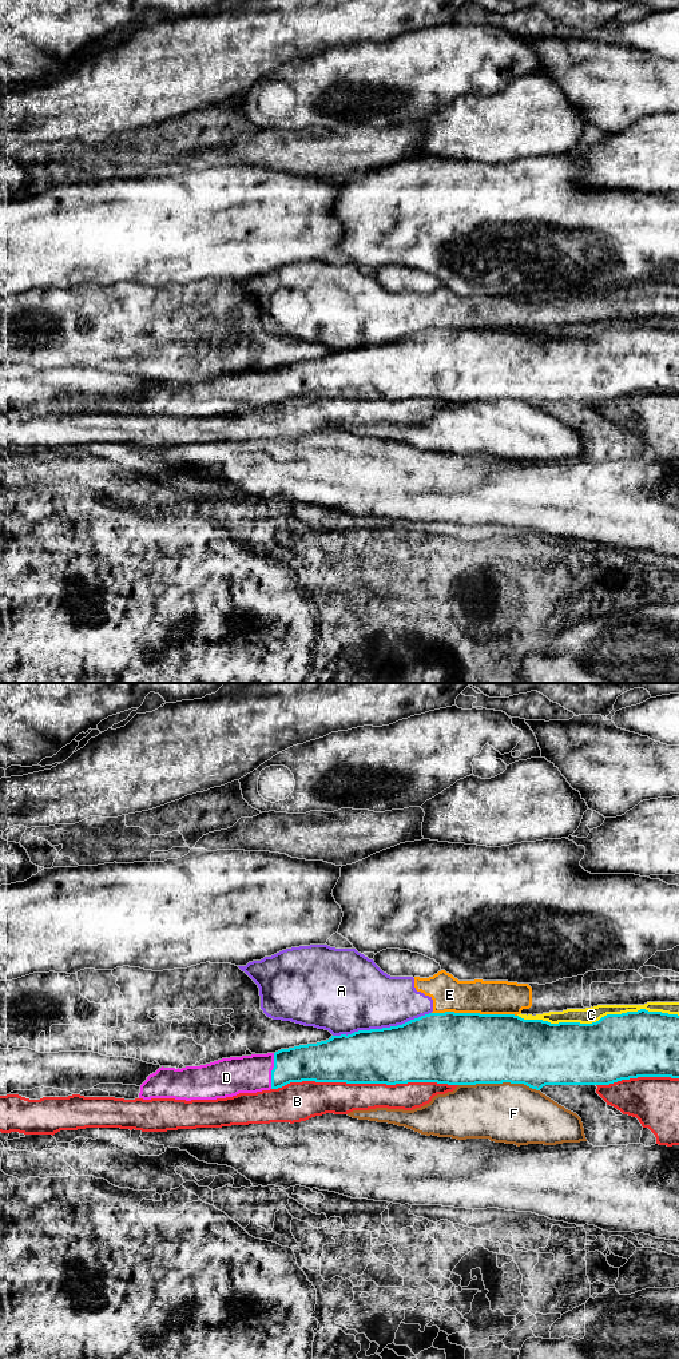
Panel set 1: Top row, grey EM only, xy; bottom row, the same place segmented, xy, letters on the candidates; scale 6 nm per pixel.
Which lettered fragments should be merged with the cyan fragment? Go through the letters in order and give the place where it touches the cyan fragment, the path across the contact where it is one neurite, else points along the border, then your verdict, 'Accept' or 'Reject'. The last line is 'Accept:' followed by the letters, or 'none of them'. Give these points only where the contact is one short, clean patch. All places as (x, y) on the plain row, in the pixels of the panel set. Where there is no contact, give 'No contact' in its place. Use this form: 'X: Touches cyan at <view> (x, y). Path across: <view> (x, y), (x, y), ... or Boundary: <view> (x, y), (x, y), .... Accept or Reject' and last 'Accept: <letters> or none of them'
A: Touches cyan at xy (382, 344). Reject
B: Touches cyan at xy (364, 398). Reject
C: Touches cyan at xy (598, 337). Reject
D: Touches cyan at xy (272, 386). Accept
E: Touches cyan at xy (475, 329). Reject
F: Touches cyan at xy (499, 398). Reject
Accept: D

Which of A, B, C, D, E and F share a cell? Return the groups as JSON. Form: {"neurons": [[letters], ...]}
{"neurons": [["A", "E"], ["B"], ["C"], ["D"], ["F"]]}

